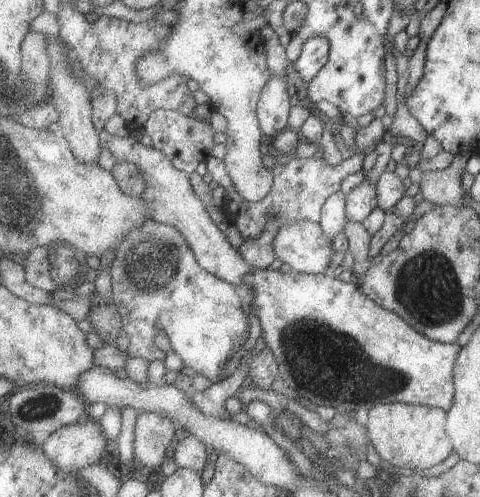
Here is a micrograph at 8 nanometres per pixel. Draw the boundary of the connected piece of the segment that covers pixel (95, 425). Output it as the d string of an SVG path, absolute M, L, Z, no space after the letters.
M90 418L82 424L59 428L44 441L44 450L66 472L77 472L98 464L106 450L106 436L99 419Z

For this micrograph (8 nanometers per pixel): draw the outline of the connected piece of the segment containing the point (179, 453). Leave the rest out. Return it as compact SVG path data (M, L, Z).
M190 434L173 443L171 456L179 467L192 468L200 473L208 462L208 450L205 444Z

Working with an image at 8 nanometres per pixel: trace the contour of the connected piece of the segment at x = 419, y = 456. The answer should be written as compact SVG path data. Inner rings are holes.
M406 403L374 405L369 410L367 432L381 460L390 462L392 468L411 468L419 472L433 472L435 465L454 452L447 434L445 410Z

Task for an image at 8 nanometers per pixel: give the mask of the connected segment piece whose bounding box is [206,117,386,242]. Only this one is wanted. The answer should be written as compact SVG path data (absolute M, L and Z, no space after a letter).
M378 117L373 119L368 126L360 126L356 129L354 145L349 147L344 141L340 142L342 150L348 157L344 159L340 166L330 166L330 164L326 164L326 160L320 155L307 159L296 158L292 152L296 150L296 144L303 139L299 131L286 127L280 134L275 136L272 140L272 145L282 154L286 154L288 162L286 164L276 163L274 168L270 169L273 178L272 190L266 198L255 203L247 201L236 190L232 179L230 179L226 171L224 159L218 159L214 156L208 158L206 164L209 173L213 180L226 190L225 207L221 208L226 222L236 224L244 242L258 238L264 232L264 228L266 228L266 224L270 222L270 219L278 222L276 224L278 228L282 228L286 224L292 224L296 220L309 220L319 223L324 202L334 192L341 190L342 178L346 178L346 176L354 174L354 172L358 172L363 168L363 161L366 157L365 152L368 148L372 148L378 145L380 141L383 141L385 132L381 118Z

